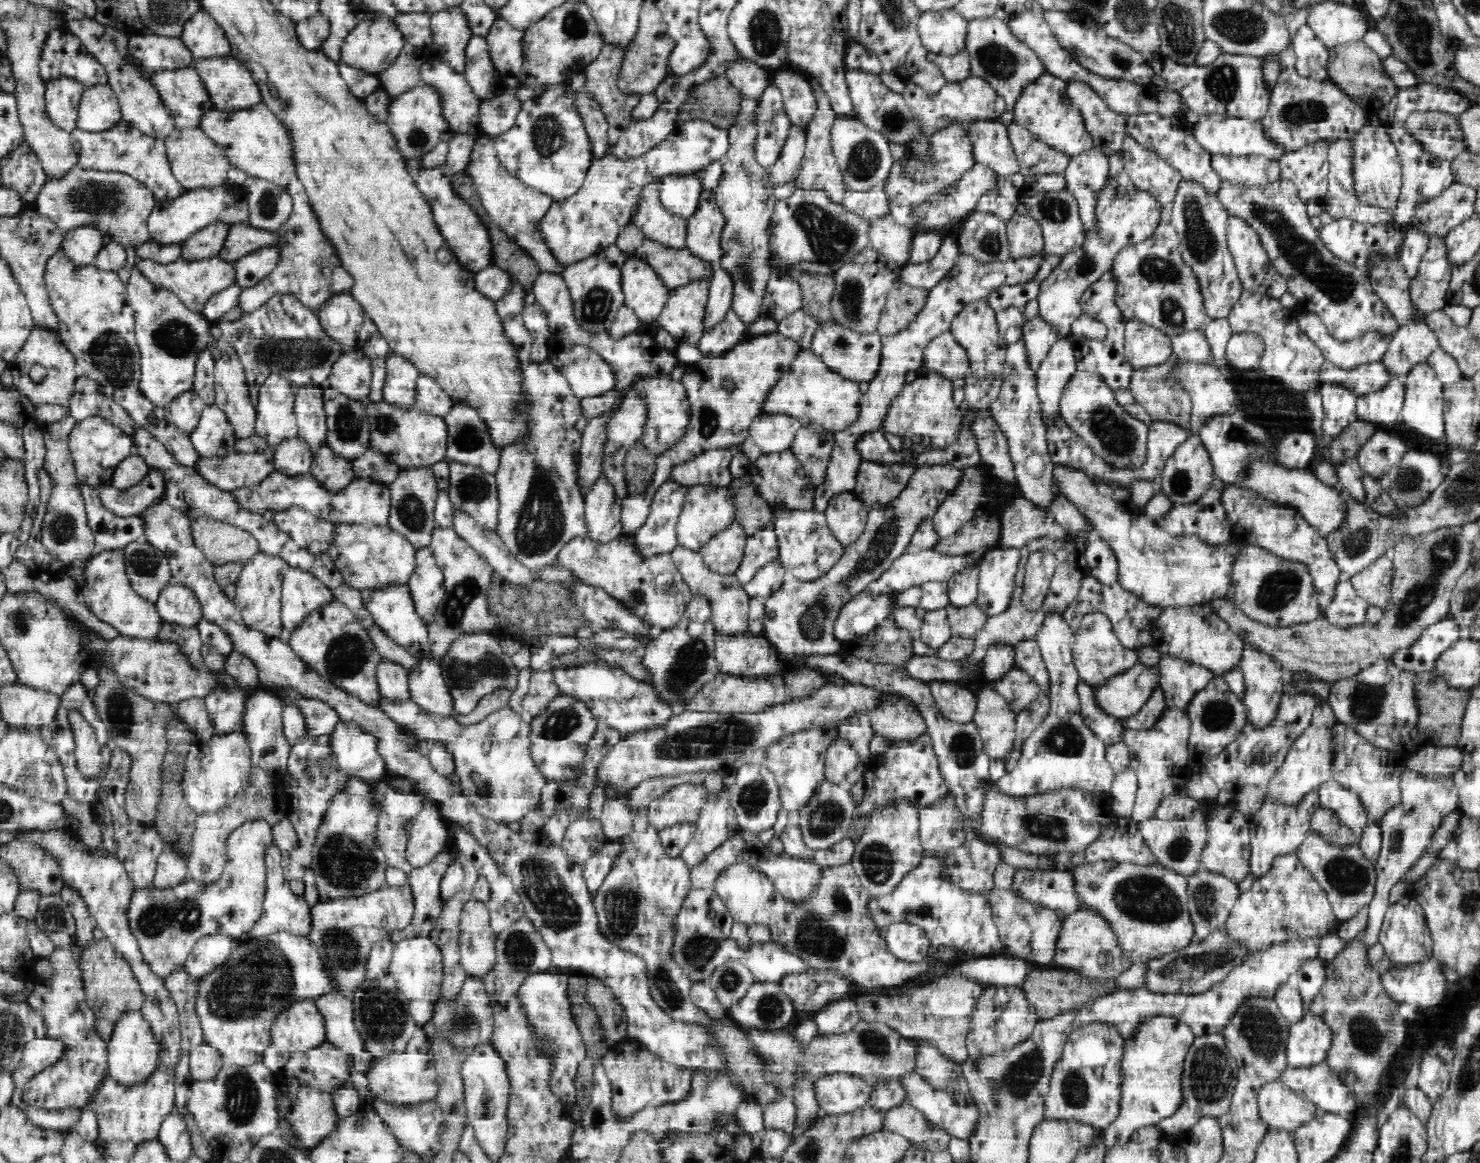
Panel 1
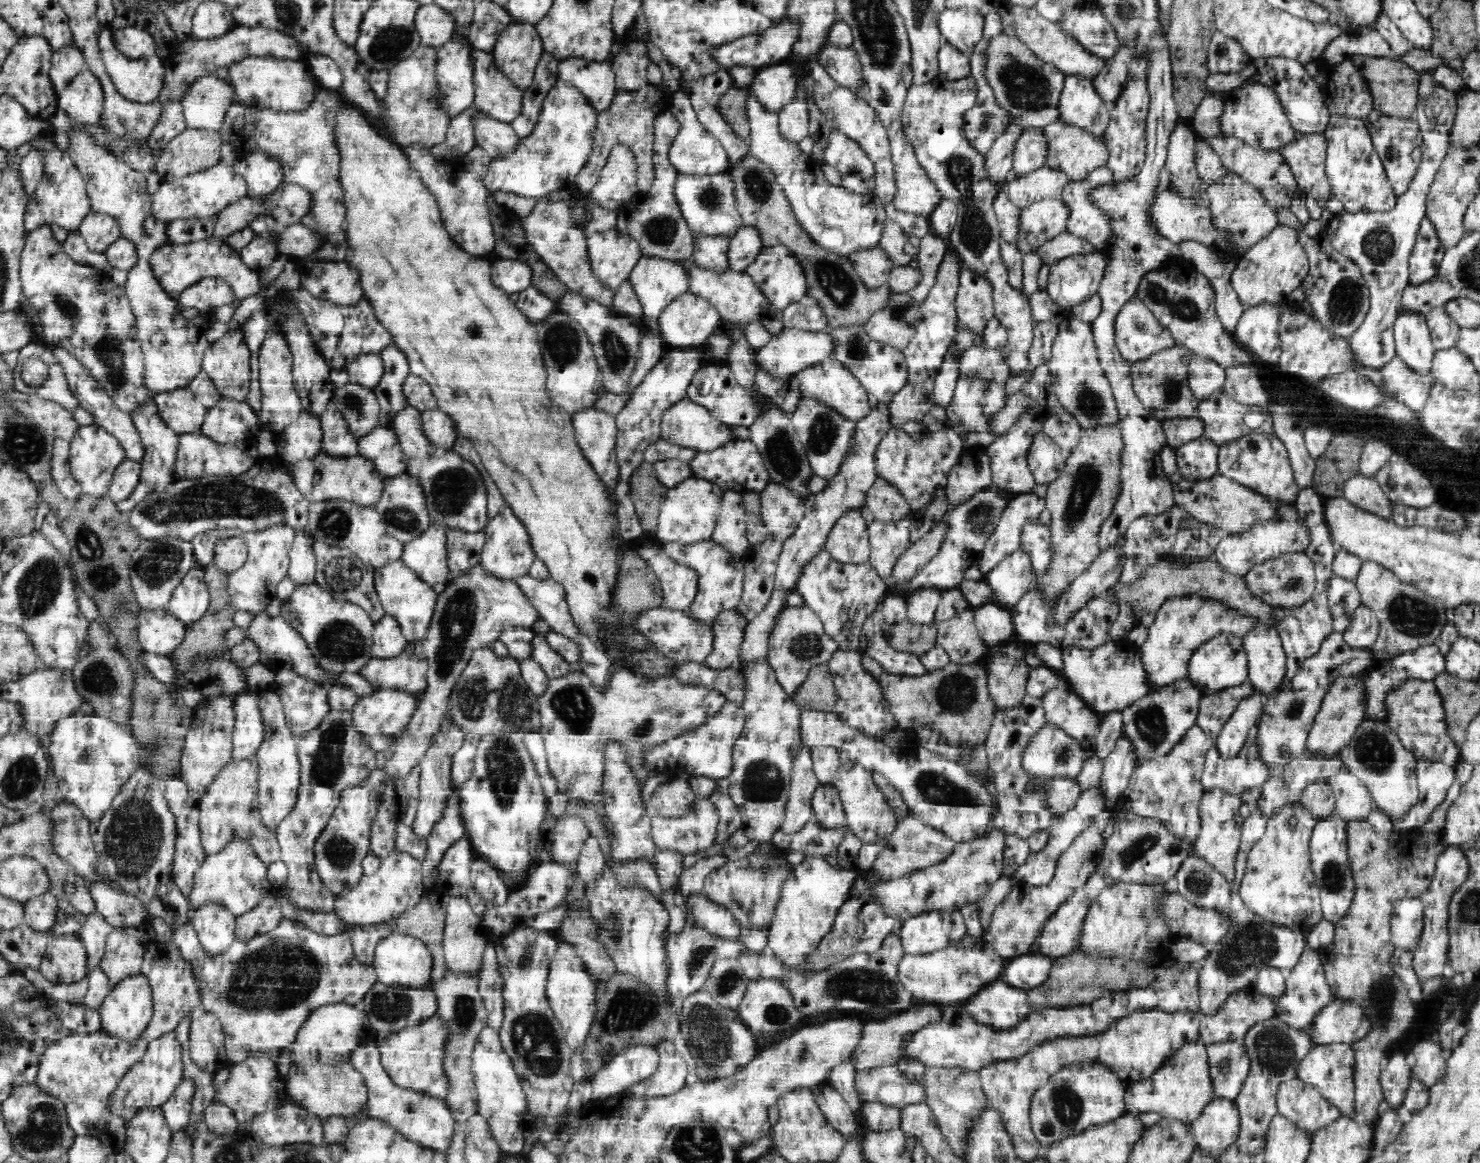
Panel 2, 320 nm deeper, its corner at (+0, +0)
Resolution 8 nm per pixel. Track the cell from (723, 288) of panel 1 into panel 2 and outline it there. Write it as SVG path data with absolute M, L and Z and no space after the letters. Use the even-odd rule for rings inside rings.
M742 226L731 238L727 253L728 269L732 272L746 273L749 264L762 252L758 231L749 226Z

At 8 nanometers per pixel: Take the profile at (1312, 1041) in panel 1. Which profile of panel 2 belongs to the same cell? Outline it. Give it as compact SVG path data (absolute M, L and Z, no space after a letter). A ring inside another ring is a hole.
M1334 999L1314 1015L1310 1028L1314 1046L1351 1045L1365 1037L1370 1023L1359 1006Z

